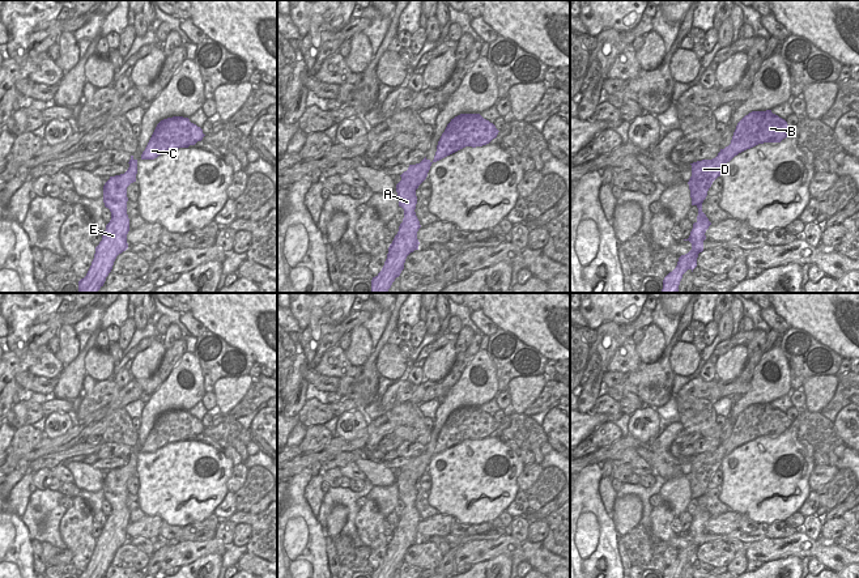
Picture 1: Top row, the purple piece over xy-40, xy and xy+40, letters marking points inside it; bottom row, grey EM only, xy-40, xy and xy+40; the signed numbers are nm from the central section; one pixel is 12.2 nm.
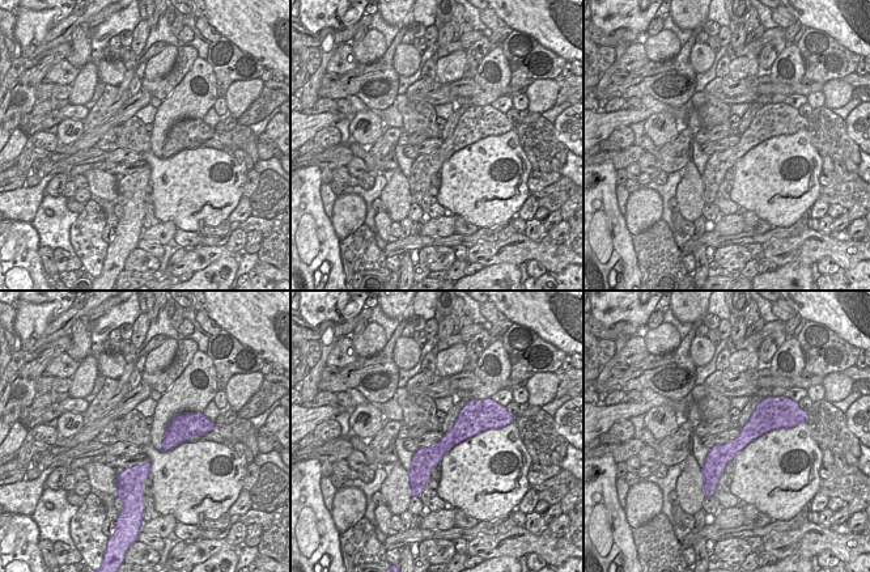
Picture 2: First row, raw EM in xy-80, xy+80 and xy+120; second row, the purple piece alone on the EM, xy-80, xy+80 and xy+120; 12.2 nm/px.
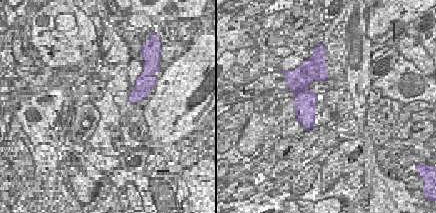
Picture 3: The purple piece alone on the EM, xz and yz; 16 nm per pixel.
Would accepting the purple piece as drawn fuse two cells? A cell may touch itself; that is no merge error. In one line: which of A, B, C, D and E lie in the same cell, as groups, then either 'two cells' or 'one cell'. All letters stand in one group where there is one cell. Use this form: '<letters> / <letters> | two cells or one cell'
A E / B C D | two cells

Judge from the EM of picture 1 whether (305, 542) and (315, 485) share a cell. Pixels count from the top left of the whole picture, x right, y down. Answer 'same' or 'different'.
different

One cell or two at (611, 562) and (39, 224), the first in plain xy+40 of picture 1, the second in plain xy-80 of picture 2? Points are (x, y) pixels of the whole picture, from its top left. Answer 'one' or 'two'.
two

